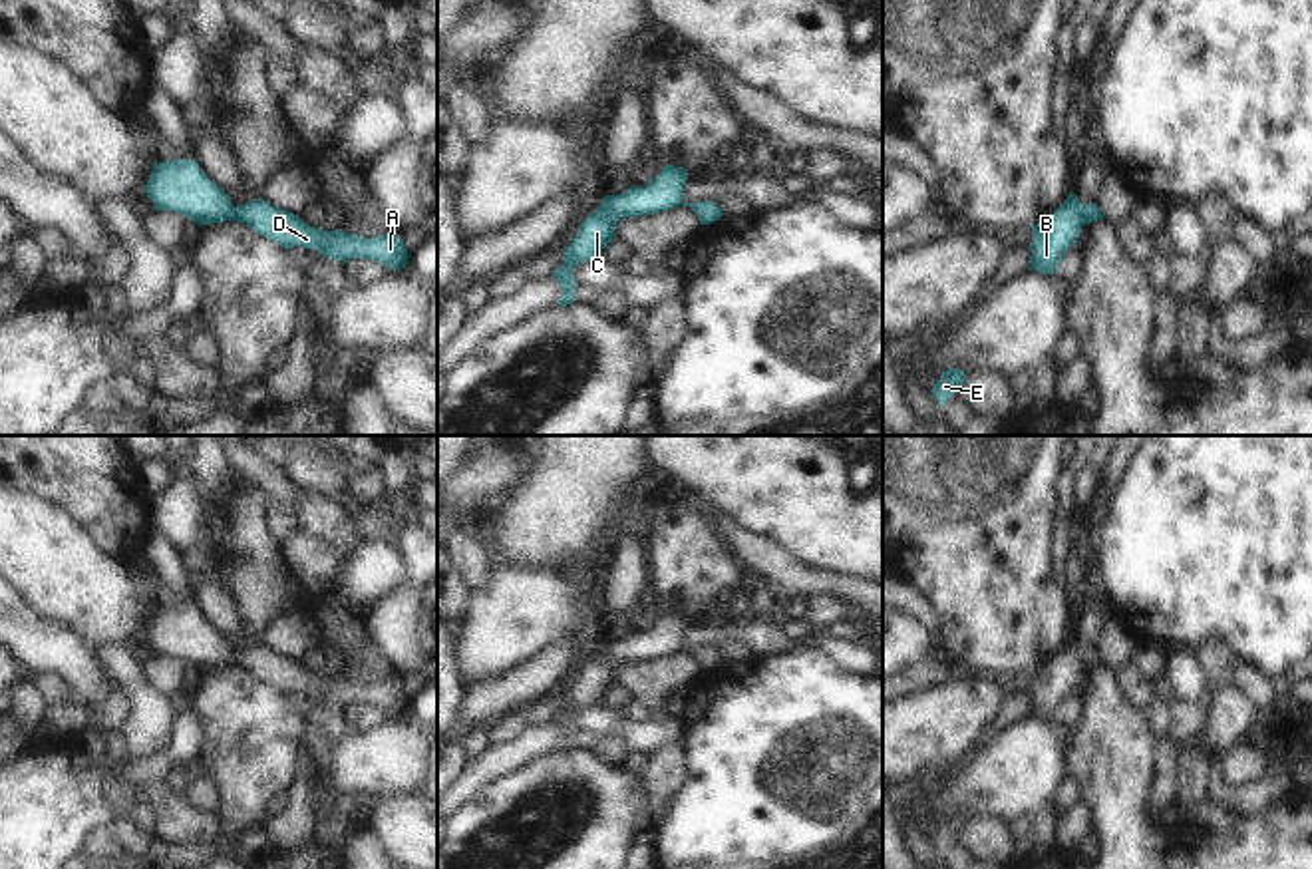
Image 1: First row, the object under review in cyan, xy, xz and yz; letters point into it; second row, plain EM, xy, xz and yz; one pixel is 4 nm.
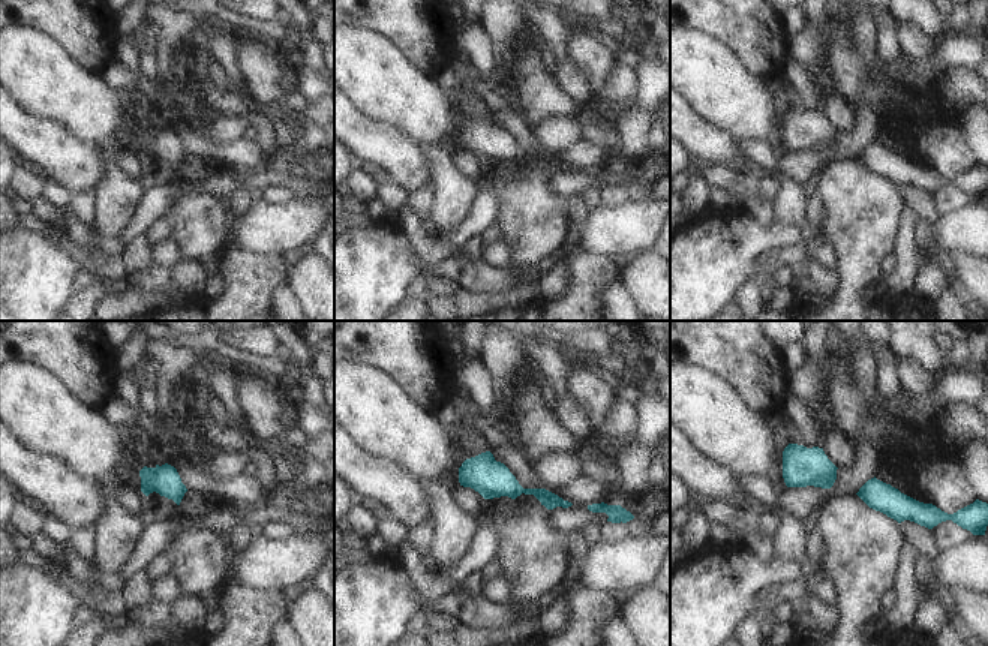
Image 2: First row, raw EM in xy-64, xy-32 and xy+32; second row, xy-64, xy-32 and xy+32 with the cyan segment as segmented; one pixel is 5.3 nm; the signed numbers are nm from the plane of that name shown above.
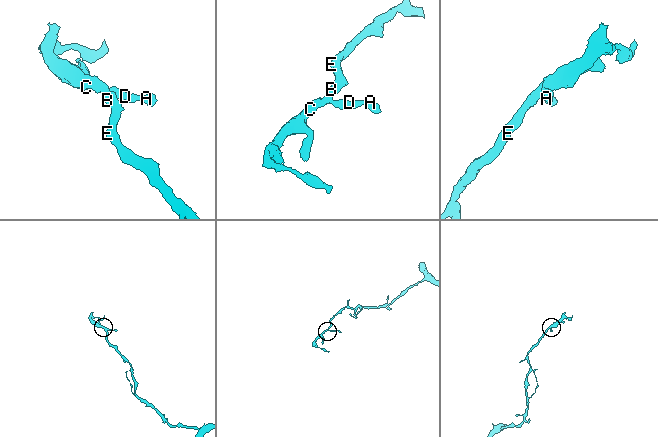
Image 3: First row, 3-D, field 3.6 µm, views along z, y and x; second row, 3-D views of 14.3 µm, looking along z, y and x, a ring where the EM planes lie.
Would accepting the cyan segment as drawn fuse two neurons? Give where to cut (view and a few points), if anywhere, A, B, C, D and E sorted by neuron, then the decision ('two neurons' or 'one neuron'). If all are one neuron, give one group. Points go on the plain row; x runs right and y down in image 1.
cut none; groups A B C D E; one neuron

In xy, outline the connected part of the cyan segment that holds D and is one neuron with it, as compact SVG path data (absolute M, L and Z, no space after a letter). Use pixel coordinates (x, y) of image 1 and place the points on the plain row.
M195 605L155 607L145 638L155 656L175 656L199 672L237 666L282 694L316 694L322 702L342 710L350 704L370 704L400 716L406 714L410 704L398 680L364 684L342 674L322 676L306 670L298 660L272 652L264 644L235 652Z

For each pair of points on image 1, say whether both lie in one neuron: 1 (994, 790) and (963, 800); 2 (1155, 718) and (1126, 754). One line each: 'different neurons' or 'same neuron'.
1: same neuron
2: different neurons

